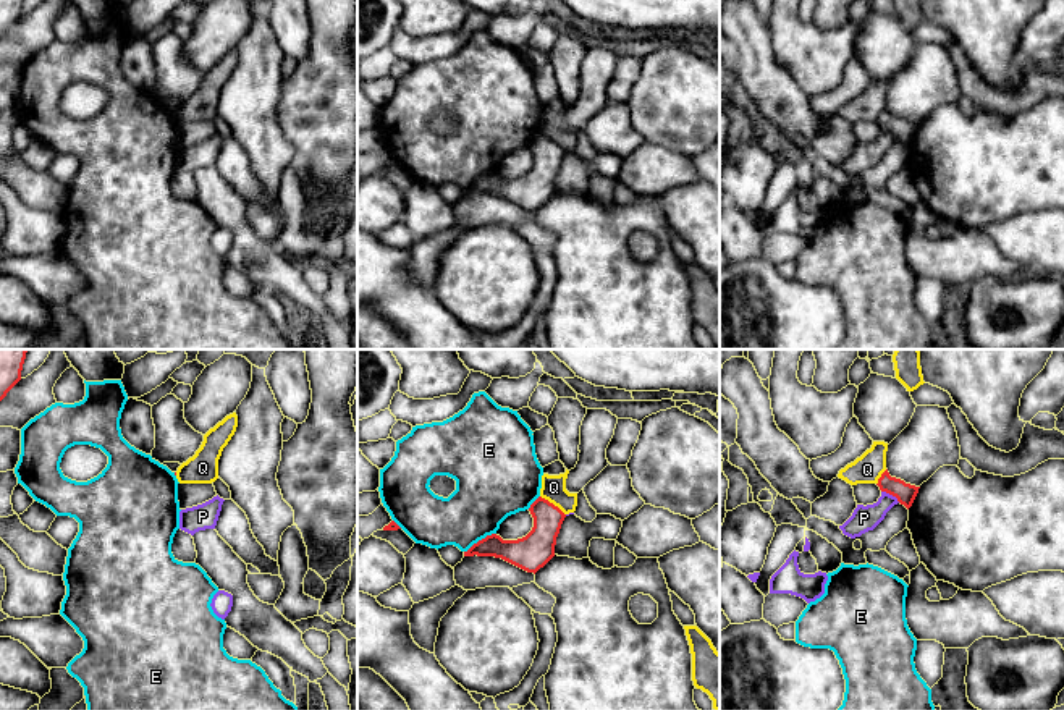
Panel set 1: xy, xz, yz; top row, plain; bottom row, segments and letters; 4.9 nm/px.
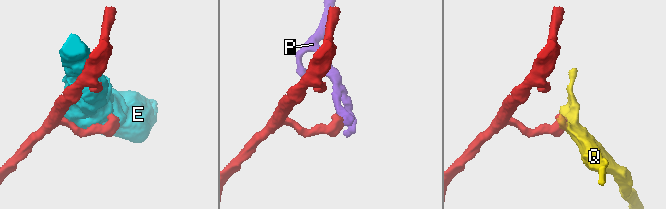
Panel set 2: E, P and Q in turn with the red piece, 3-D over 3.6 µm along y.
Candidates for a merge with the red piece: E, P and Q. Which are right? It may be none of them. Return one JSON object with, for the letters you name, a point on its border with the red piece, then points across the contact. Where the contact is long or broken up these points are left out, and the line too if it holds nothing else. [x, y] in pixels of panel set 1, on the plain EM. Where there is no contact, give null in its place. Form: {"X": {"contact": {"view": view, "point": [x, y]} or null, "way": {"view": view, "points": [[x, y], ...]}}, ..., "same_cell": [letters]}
{"same_cell": []}

